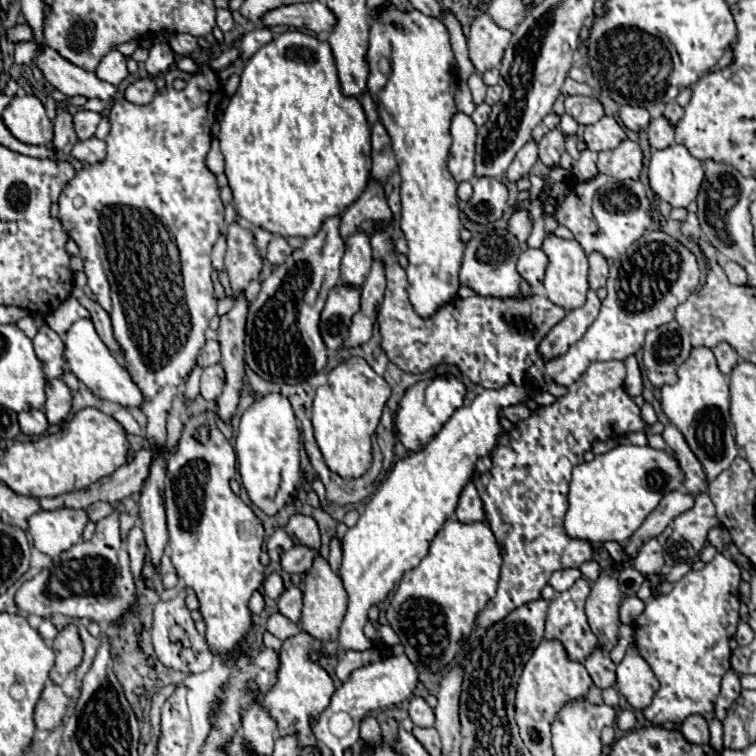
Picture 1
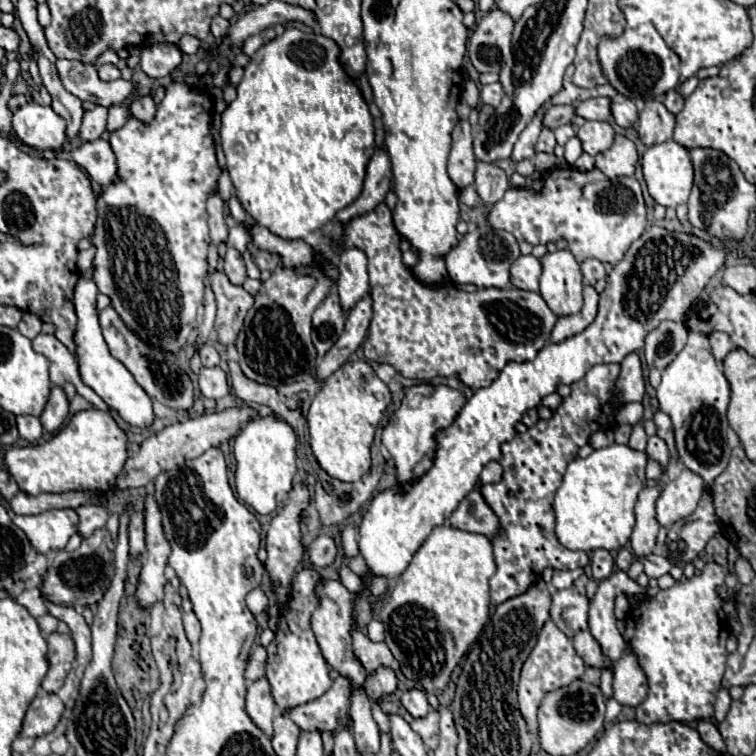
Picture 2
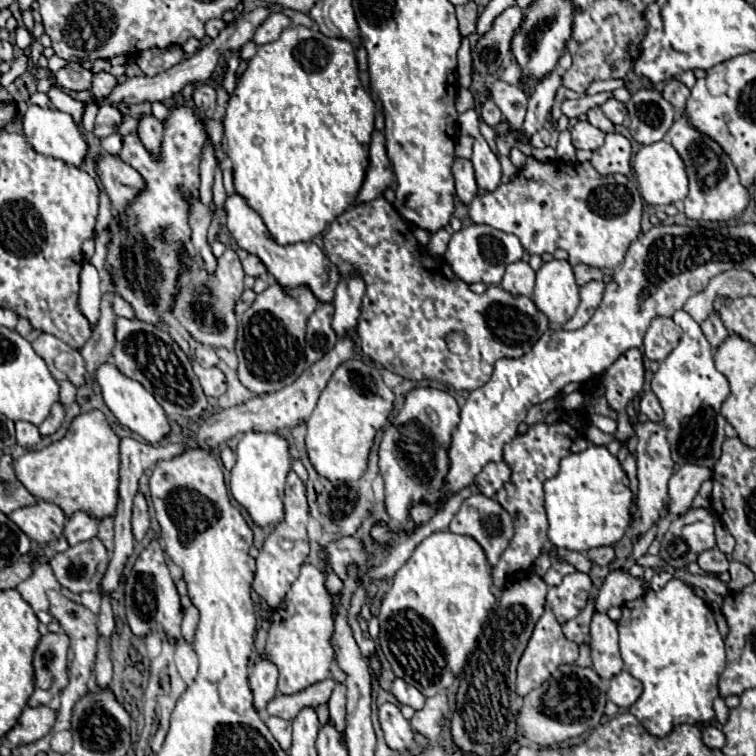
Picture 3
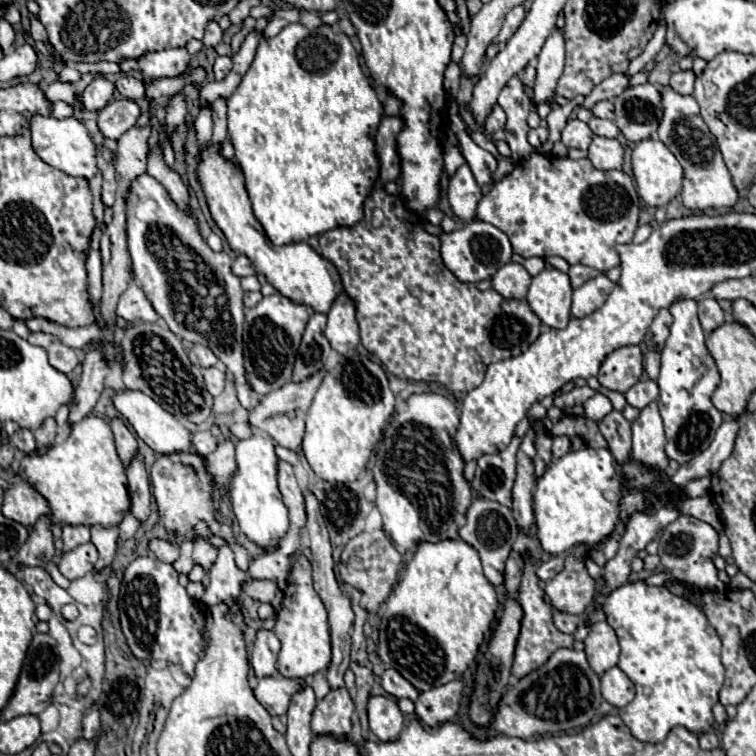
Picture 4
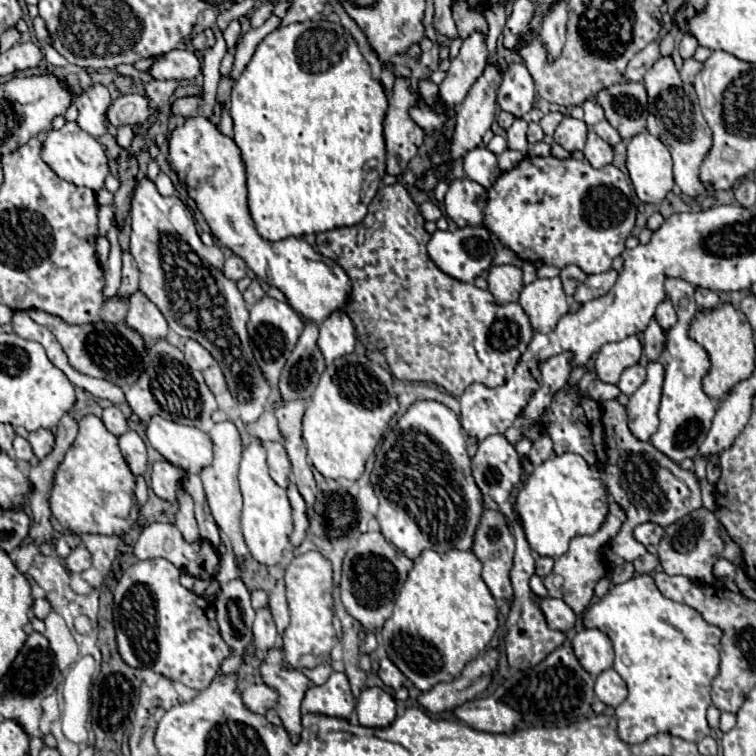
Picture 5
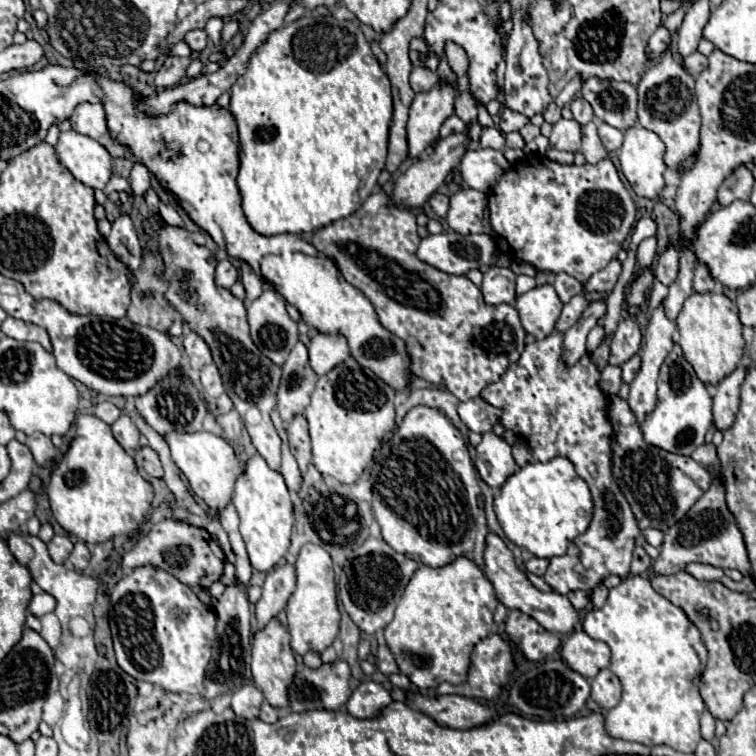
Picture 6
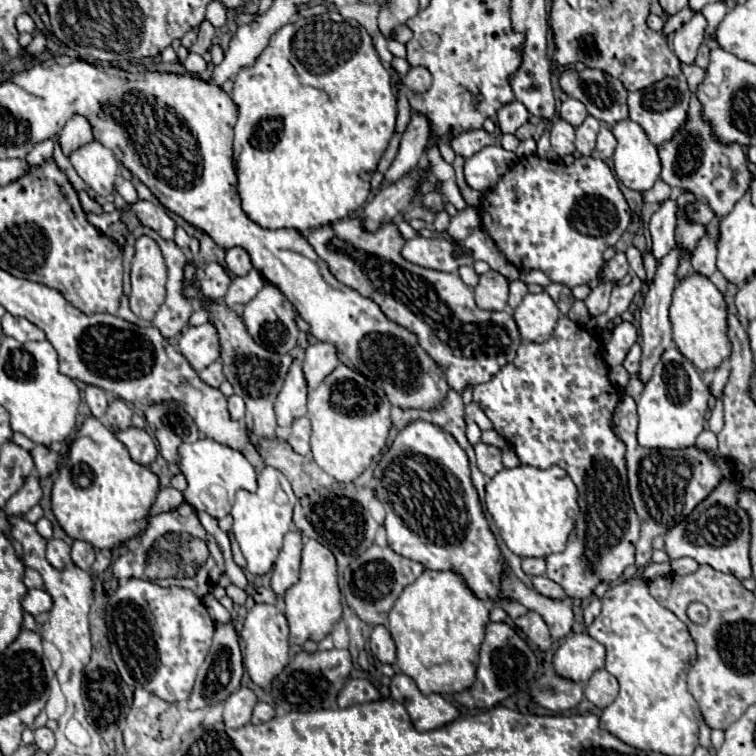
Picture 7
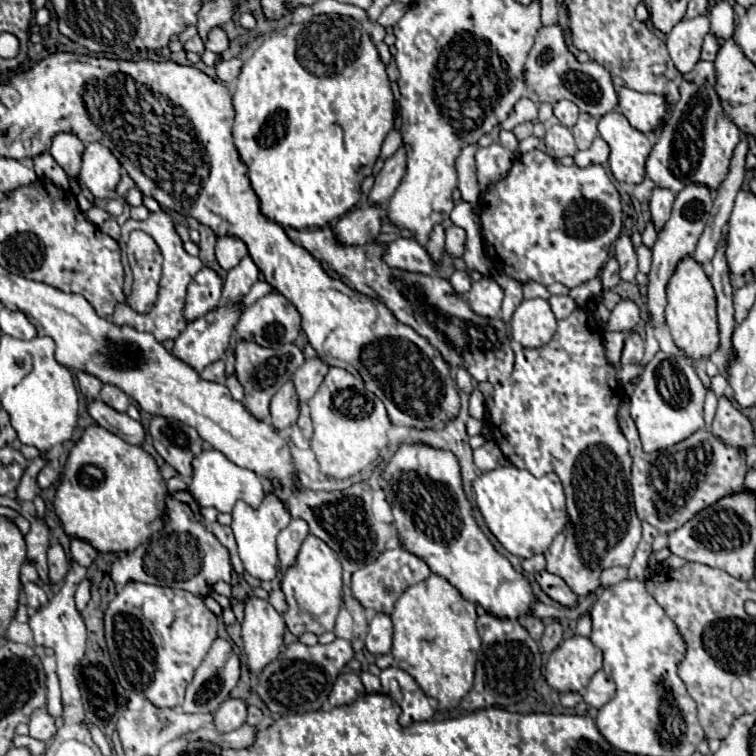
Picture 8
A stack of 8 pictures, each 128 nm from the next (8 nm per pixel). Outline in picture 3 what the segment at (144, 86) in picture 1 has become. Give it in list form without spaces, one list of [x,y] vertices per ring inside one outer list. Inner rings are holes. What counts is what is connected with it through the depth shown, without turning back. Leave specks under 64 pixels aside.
[[[142,114],[138,118],[138,136],[152,150],[152,154],[160,154],[160,142],[162,142],[162,122],[154,114]]]

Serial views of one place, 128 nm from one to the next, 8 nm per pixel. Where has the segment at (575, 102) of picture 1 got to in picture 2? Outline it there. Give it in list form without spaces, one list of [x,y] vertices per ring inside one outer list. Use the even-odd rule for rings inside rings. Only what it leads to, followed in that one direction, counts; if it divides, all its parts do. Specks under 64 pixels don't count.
[[[590,98],[576,104],[576,116],[584,120],[608,120],[610,118],[610,98]]]

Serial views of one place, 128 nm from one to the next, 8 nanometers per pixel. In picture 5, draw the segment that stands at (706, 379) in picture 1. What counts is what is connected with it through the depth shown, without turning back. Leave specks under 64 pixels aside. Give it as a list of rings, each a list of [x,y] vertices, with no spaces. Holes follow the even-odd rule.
[[[670,278],[666,282],[666,290],[668,290],[668,298],[672,300],[672,304],[676,308],[678,324],[672,326],[666,332],[668,360],[666,360],[666,372],[664,372],[662,404],[660,404],[660,412],[658,412],[660,426],[658,426],[656,434],[650,438],[650,442],[652,442],[654,448],[658,448],[670,460],[680,462],[684,458],[694,458],[696,456],[700,444],[708,436],[708,430],[712,426],[712,418],[716,414],[716,408],[714,408],[712,400],[702,390],[702,380],[710,372],[708,352],[688,336],[690,324],[692,324],[694,316],[698,314],[698,308],[696,308],[696,302],[694,302],[696,288],[688,282],[684,282],[684,280]]]

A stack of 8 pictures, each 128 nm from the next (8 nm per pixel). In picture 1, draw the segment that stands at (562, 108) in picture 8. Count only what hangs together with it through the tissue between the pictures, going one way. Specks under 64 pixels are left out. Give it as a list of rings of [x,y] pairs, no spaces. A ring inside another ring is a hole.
[[[622,106],[620,108],[620,118],[622,118],[624,126],[628,130],[634,130],[634,132],[646,130],[650,120],[652,120],[650,112],[646,108],[640,108],[640,106]]]

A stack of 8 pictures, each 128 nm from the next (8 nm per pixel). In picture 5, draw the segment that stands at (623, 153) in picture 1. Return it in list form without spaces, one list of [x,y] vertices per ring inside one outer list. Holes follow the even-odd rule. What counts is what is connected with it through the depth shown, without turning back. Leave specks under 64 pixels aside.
[[[592,130],[588,132],[588,142],[584,148],[584,156],[586,160],[594,166],[594,168],[604,168],[608,164],[612,164],[612,156],[614,156],[614,148],[604,142],[602,138],[598,138]]]

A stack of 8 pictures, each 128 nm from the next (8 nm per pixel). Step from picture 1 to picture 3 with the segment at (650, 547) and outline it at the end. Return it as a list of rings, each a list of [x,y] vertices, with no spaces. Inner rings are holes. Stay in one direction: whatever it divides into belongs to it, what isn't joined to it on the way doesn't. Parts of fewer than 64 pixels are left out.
[[[644,422],[636,424],[636,436],[638,436],[638,496],[636,496],[636,510],[632,514],[632,538],[638,540],[642,534],[646,534],[658,520],[660,510],[664,508],[664,498],[668,496],[668,480],[674,472],[674,460],[670,458],[670,446],[666,440],[664,424],[656,422]]]

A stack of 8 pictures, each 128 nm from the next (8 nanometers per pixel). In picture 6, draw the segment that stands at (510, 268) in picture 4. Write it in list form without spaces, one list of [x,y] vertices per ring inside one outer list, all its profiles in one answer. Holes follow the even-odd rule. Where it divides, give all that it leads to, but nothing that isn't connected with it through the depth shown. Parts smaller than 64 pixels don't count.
[[[490,266],[480,286],[488,304],[514,304],[516,300],[516,274],[510,268]]]

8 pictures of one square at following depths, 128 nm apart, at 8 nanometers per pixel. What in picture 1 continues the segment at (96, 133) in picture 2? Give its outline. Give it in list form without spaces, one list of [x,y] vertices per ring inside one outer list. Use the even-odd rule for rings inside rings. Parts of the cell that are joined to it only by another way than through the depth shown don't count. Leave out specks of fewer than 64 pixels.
[[[88,110],[76,112],[76,114],[72,116],[72,124],[74,124],[74,130],[76,130],[78,140],[92,138],[94,132],[96,132],[96,126],[98,126],[98,120],[100,120],[100,118],[102,118],[100,114],[88,112]]]

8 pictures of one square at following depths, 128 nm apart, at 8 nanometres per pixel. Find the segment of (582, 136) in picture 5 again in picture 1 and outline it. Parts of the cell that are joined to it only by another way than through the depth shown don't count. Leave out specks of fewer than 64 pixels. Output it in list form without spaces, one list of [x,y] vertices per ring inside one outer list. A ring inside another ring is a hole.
[[[604,116],[600,122],[592,124],[586,128],[584,132],[584,142],[590,150],[594,152],[602,152],[602,150],[614,150],[616,146],[620,146],[620,142],[624,142],[628,136],[624,132],[624,128],[616,122],[616,118],[612,116]]]

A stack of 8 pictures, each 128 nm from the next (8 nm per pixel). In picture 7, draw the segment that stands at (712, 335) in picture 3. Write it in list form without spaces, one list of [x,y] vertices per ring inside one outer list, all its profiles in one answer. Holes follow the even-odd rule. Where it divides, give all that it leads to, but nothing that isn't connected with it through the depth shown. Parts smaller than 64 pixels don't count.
[[[718,218],[708,224],[708,234],[700,240],[700,246],[696,246],[696,254],[692,254],[694,272],[706,278],[716,270],[716,222]]]

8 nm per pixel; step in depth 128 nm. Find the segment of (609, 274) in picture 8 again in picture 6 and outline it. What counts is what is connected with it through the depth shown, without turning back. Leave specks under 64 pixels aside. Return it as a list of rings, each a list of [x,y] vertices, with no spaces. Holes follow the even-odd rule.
[[[592,302],[580,320],[564,332],[564,352],[562,352],[562,362],[566,366],[574,366],[584,354],[586,354],[586,336],[588,332],[596,326],[598,318],[606,312],[604,302]]]

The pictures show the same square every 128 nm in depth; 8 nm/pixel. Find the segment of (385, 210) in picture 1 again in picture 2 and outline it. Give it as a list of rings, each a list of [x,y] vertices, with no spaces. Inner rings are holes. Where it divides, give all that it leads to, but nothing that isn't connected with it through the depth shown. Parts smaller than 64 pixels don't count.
[[[376,150],[366,168],[362,194],[356,198],[356,202],[352,202],[350,206],[346,206],[336,214],[336,222],[348,224],[352,218],[372,212],[380,202],[384,202],[384,196],[390,190],[390,178],[392,178],[392,170],[390,170],[388,154],[384,150]]]

